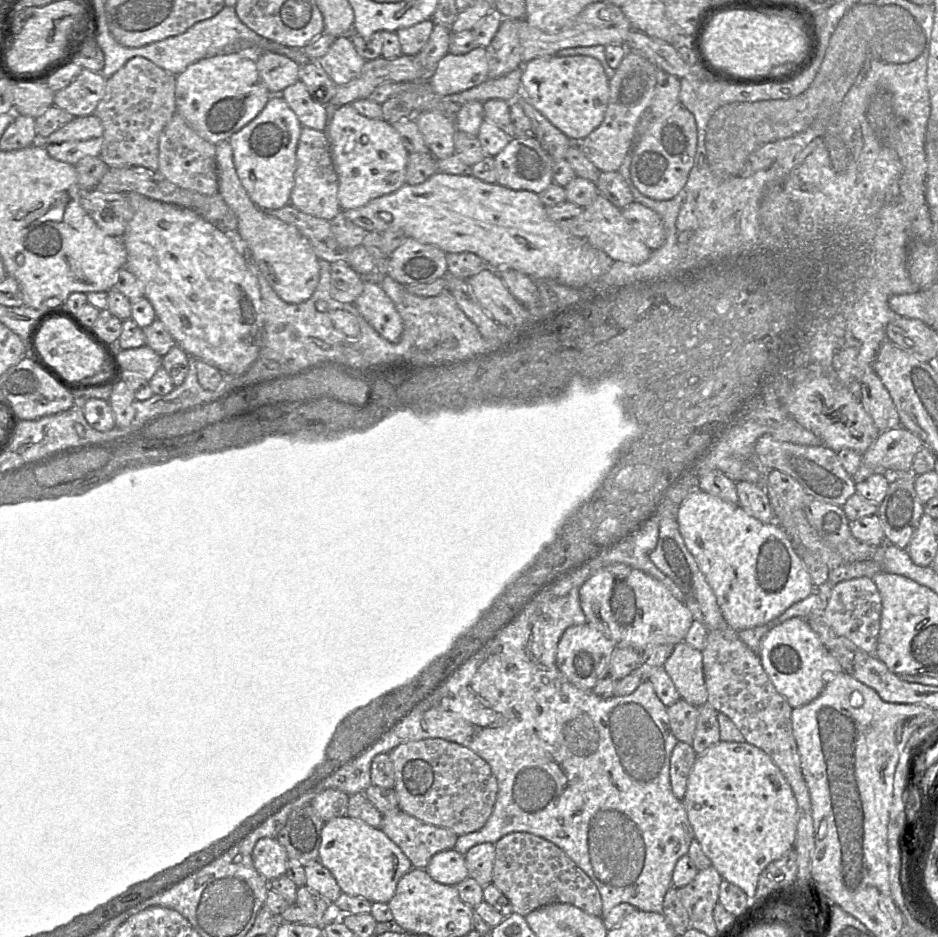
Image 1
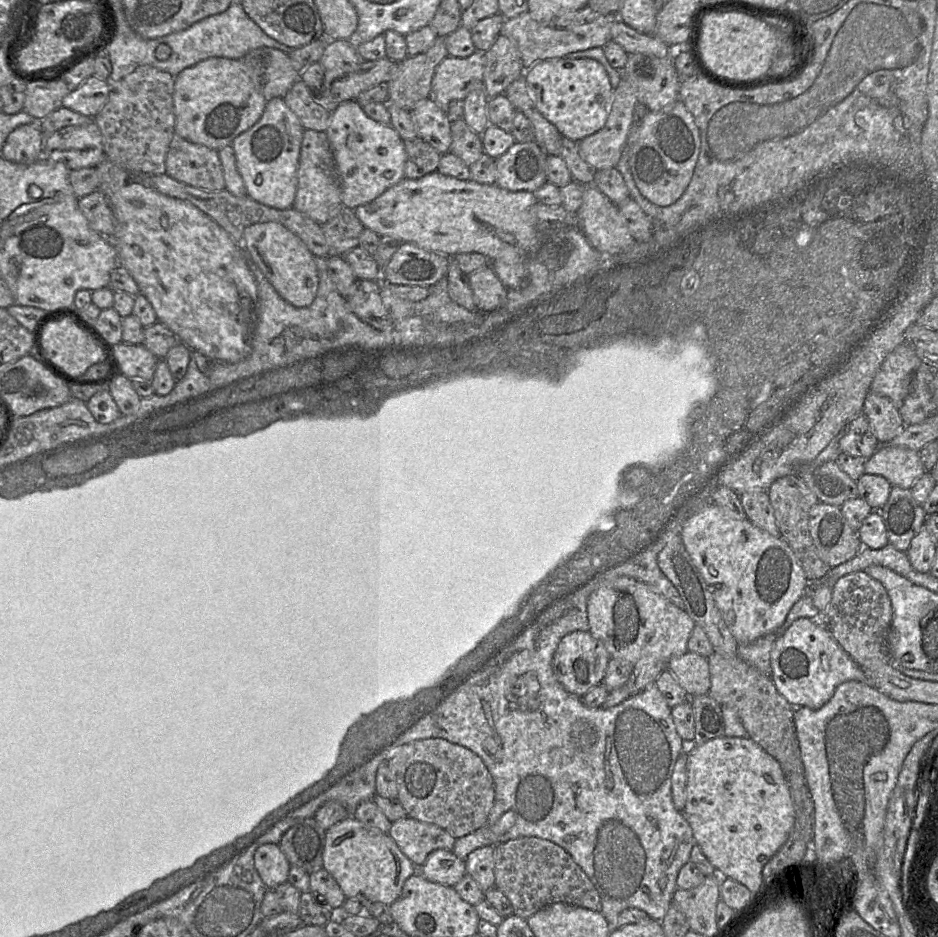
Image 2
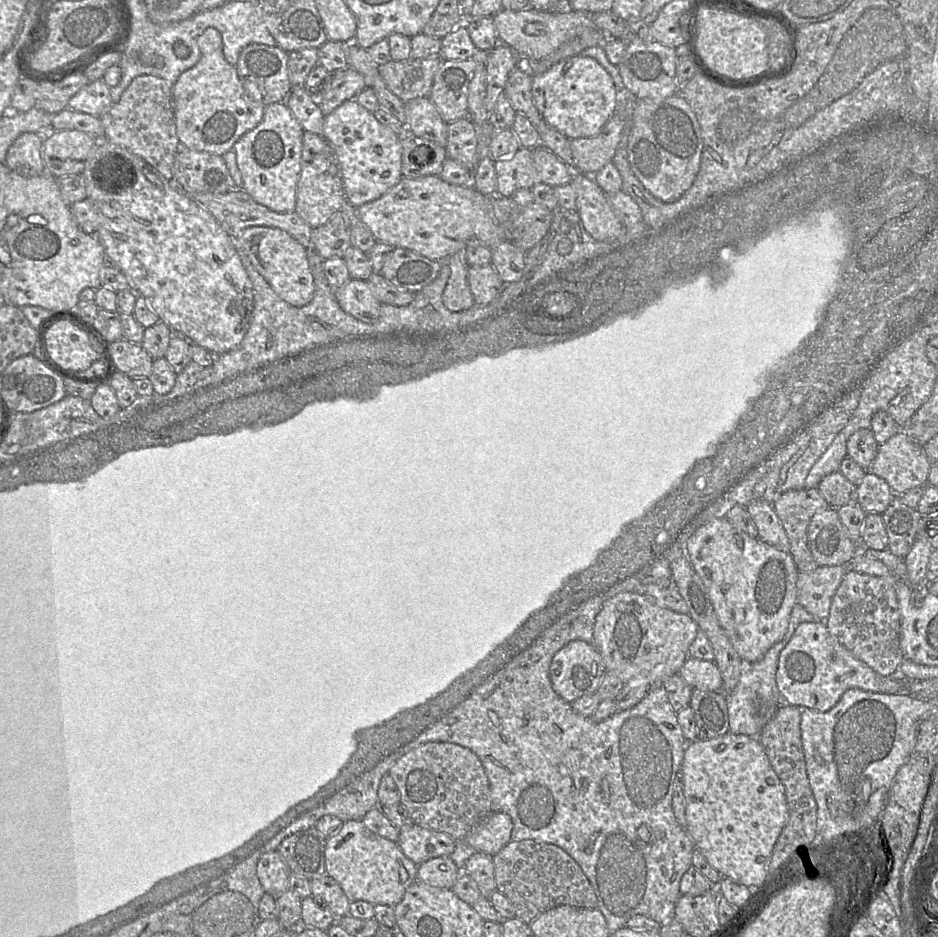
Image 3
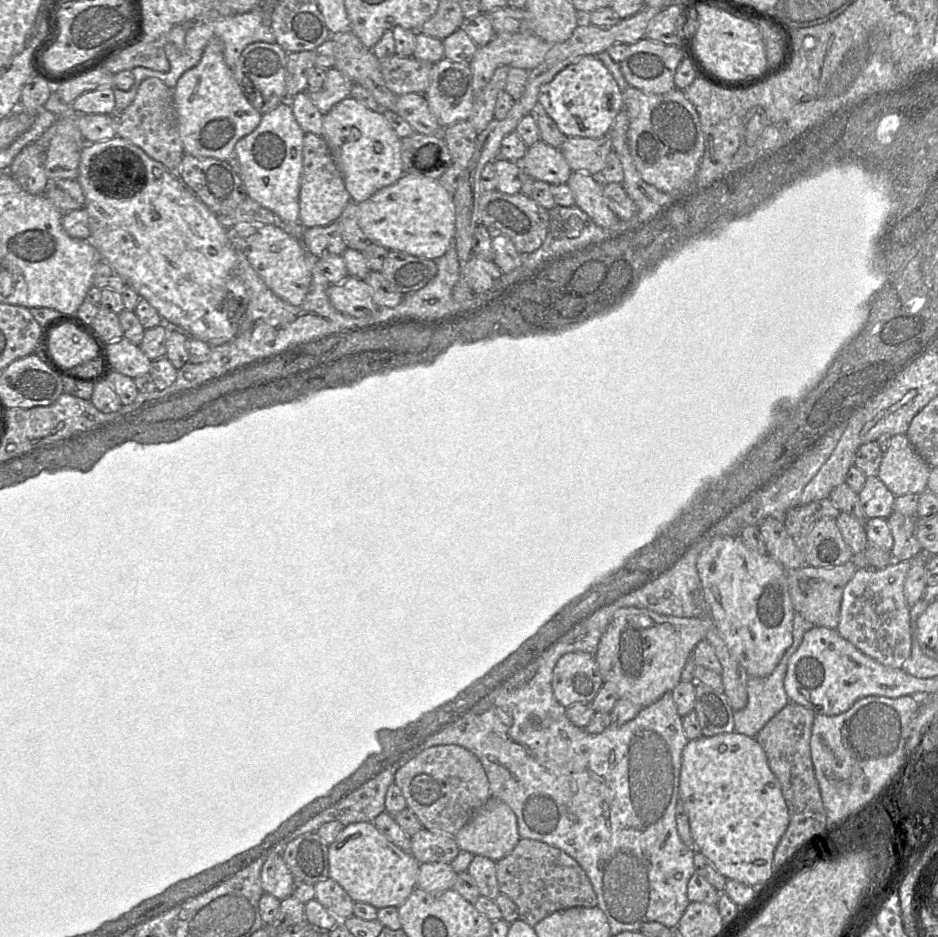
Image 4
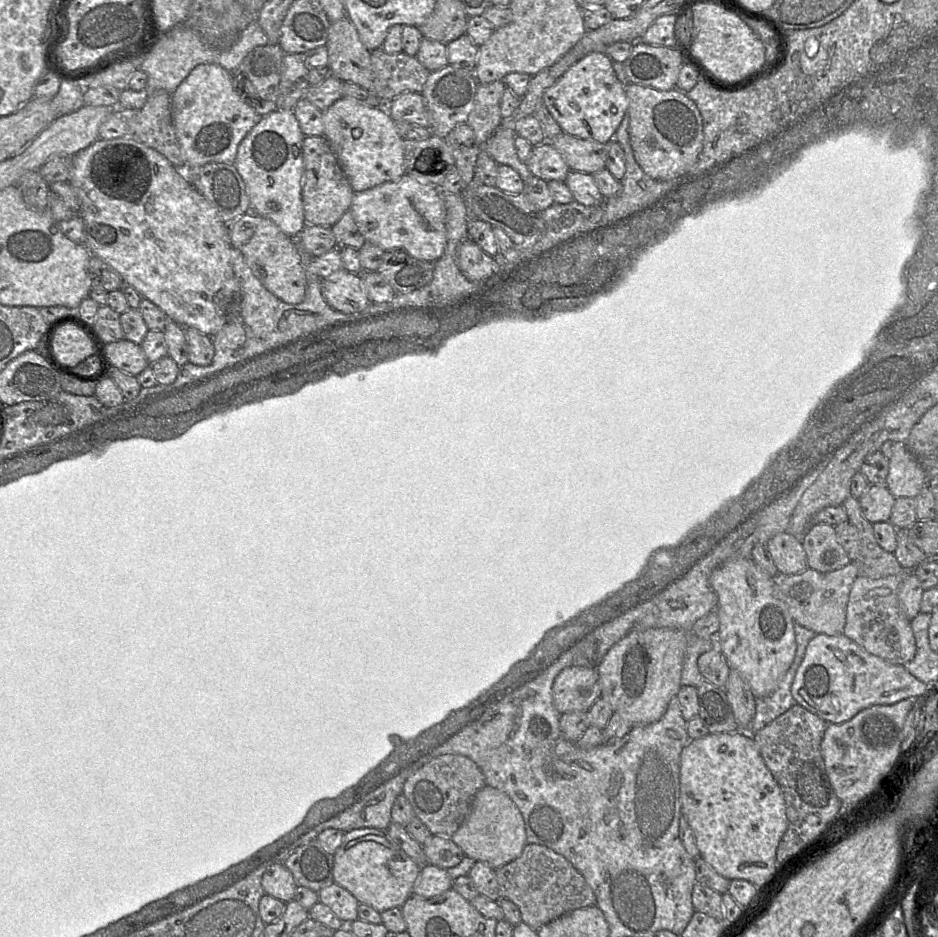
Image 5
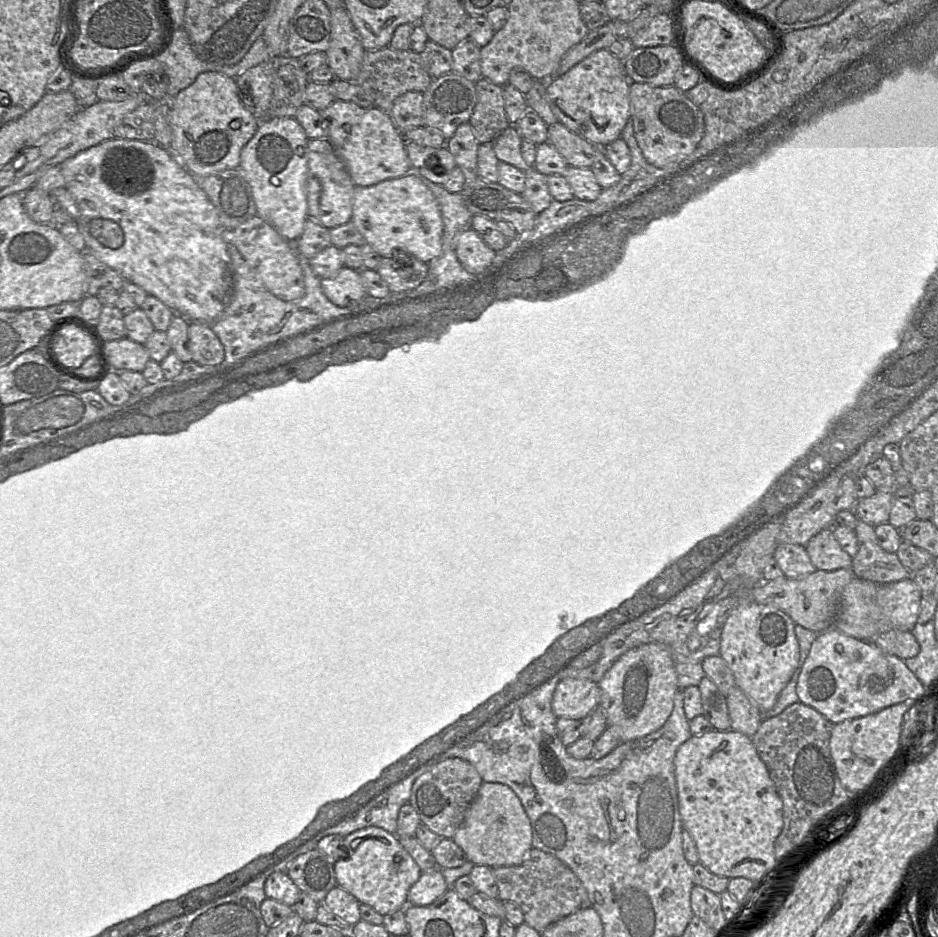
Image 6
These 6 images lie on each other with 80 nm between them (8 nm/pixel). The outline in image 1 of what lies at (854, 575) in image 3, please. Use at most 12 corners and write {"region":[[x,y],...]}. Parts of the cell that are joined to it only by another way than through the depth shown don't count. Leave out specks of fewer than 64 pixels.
{"region":[[869,577],[834,586],[824,620],[875,655],[881,596]]}

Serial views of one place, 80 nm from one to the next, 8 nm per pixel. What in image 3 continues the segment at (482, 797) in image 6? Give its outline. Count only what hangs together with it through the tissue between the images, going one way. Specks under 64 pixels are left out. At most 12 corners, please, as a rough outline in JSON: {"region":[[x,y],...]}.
{"region":[[491,813],[464,838],[494,856],[511,841],[513,822]]}

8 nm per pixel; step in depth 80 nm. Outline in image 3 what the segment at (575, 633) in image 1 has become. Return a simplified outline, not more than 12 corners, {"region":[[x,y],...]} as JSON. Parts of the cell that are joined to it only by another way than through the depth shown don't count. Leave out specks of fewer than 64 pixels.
{"region":[[593,644],[553,657],[550,680],[566,702],[597,691],[606,672]]}

